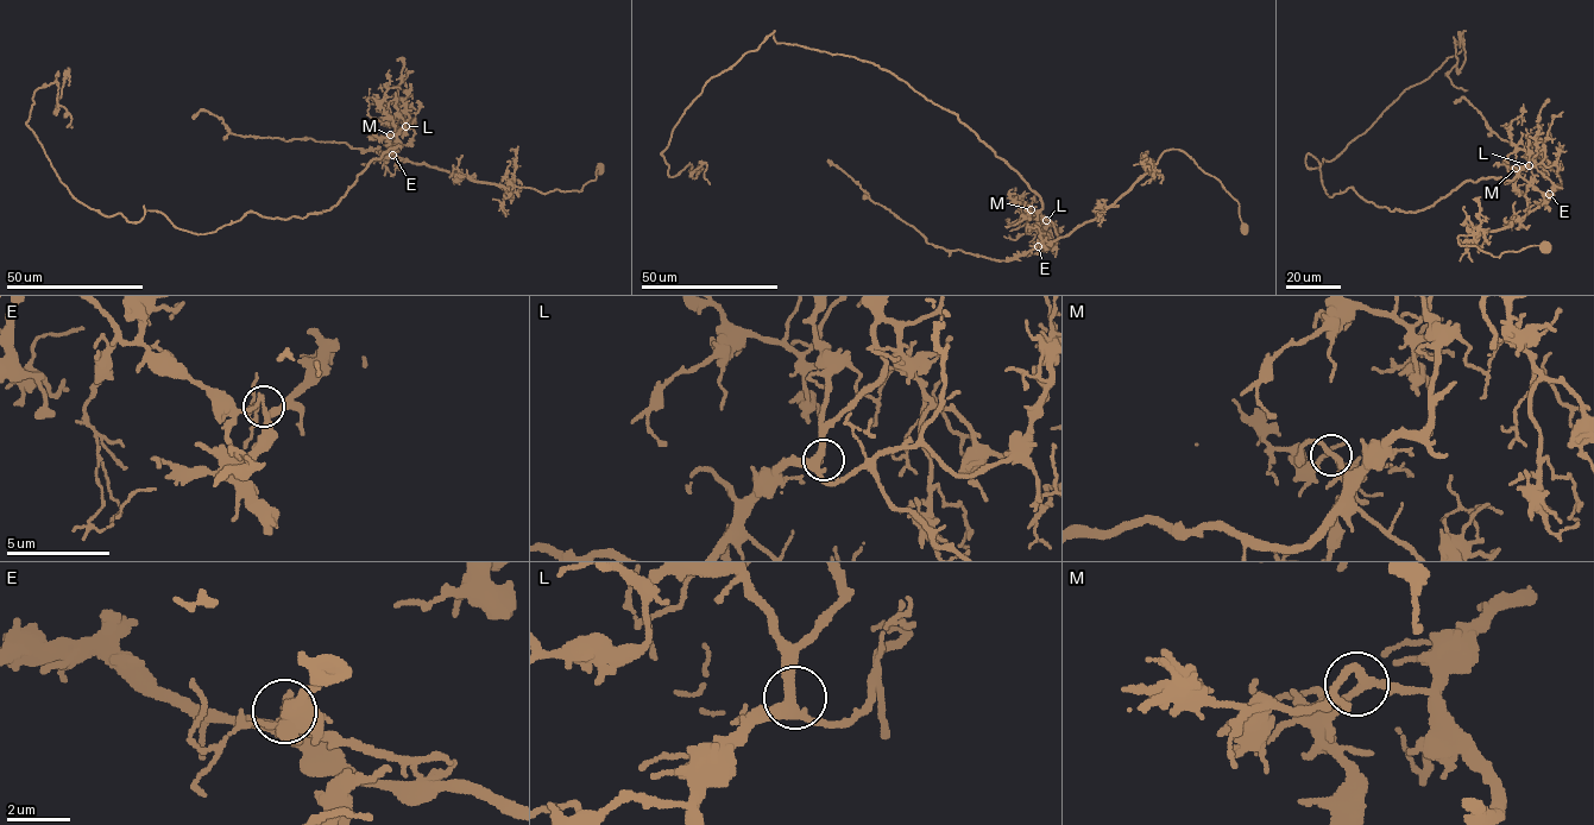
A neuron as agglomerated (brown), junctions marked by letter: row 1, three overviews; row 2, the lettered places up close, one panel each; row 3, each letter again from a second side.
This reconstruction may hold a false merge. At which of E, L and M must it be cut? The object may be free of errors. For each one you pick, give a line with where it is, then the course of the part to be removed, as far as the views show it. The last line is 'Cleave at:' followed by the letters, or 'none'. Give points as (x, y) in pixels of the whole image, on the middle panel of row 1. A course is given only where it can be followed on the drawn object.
E: Place: (1038, 246). Course of the part to remove: (1038, 246), (1050, 245), (1095, 219), (1172, 149), (1184, 152), (1237, 202), (1246, 233)
Cleave at: E

